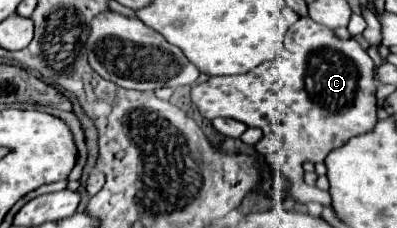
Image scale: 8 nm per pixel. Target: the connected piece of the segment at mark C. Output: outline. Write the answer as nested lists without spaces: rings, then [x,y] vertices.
[[[301,17],[289,27],[285,35],[285,53],[267,63],[261,63],[247,75],[215,77],[201,85],[191,87],[191,101],[197,105],[199,113],[207,119],[231,117],[247,127],[259,127],[263,139],[255,145],[257,154],[267,159],[273,173],[279,172],[291,187],[291,195],[299,203],[321,203],[331,207],[331,195],[321,189],[313,189],[303,183],[303,163],[305,161],[325,161],[327,153],[335,147],[345,145],[351,137],[369,133],[377,125],[377,99],[375,99],[375,65],[365,49],[355,39],[339,39],[331,29],[315,23],[311,17]]]

